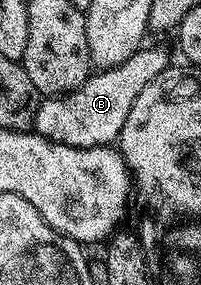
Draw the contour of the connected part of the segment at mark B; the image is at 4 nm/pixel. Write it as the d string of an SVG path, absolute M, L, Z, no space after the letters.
M139 47L128 61L91 74L74 91L41 100L36 109L33 130L60 145L73 147L104 147L113 144L124 129L124 120L132 109L136 97L155 78L171 66L172 59L162 47Z

